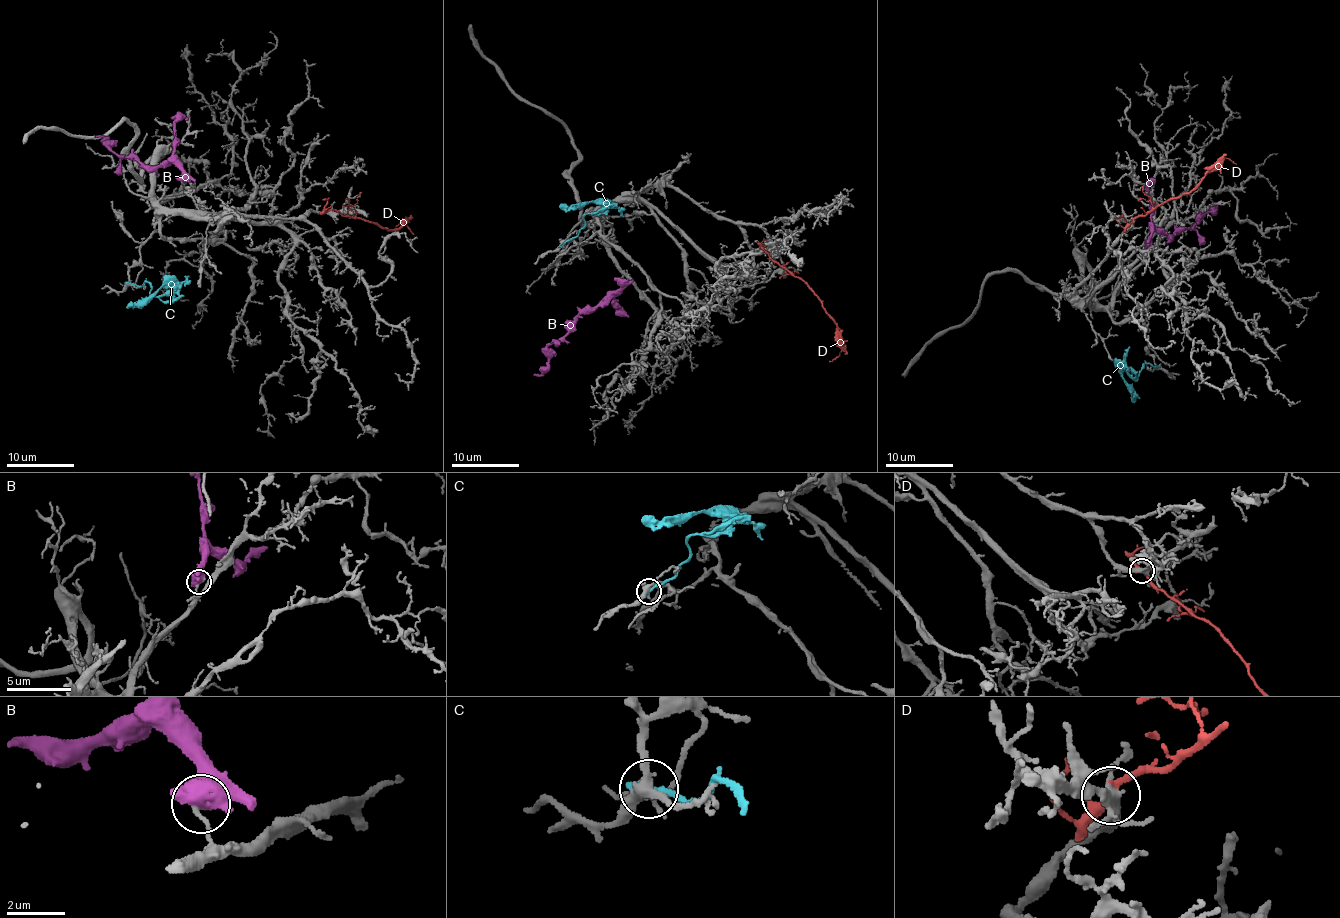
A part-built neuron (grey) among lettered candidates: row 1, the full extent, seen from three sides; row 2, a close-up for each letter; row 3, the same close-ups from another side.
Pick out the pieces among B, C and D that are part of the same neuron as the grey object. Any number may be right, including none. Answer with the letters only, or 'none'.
none

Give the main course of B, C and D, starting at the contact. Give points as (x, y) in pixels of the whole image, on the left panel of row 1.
B: (182, 180), (182, 170), (175, 164), (165, 162), (147, 166), (111, 149), (108, 140), (95, 135)
C: (130, 283), (146, 282), (155, 296), (171, 289), (159, 288), (126, 308)
D: (328, 211), (335, 210), (393, 231), (402, 226), (406, 218), (395, 227)

